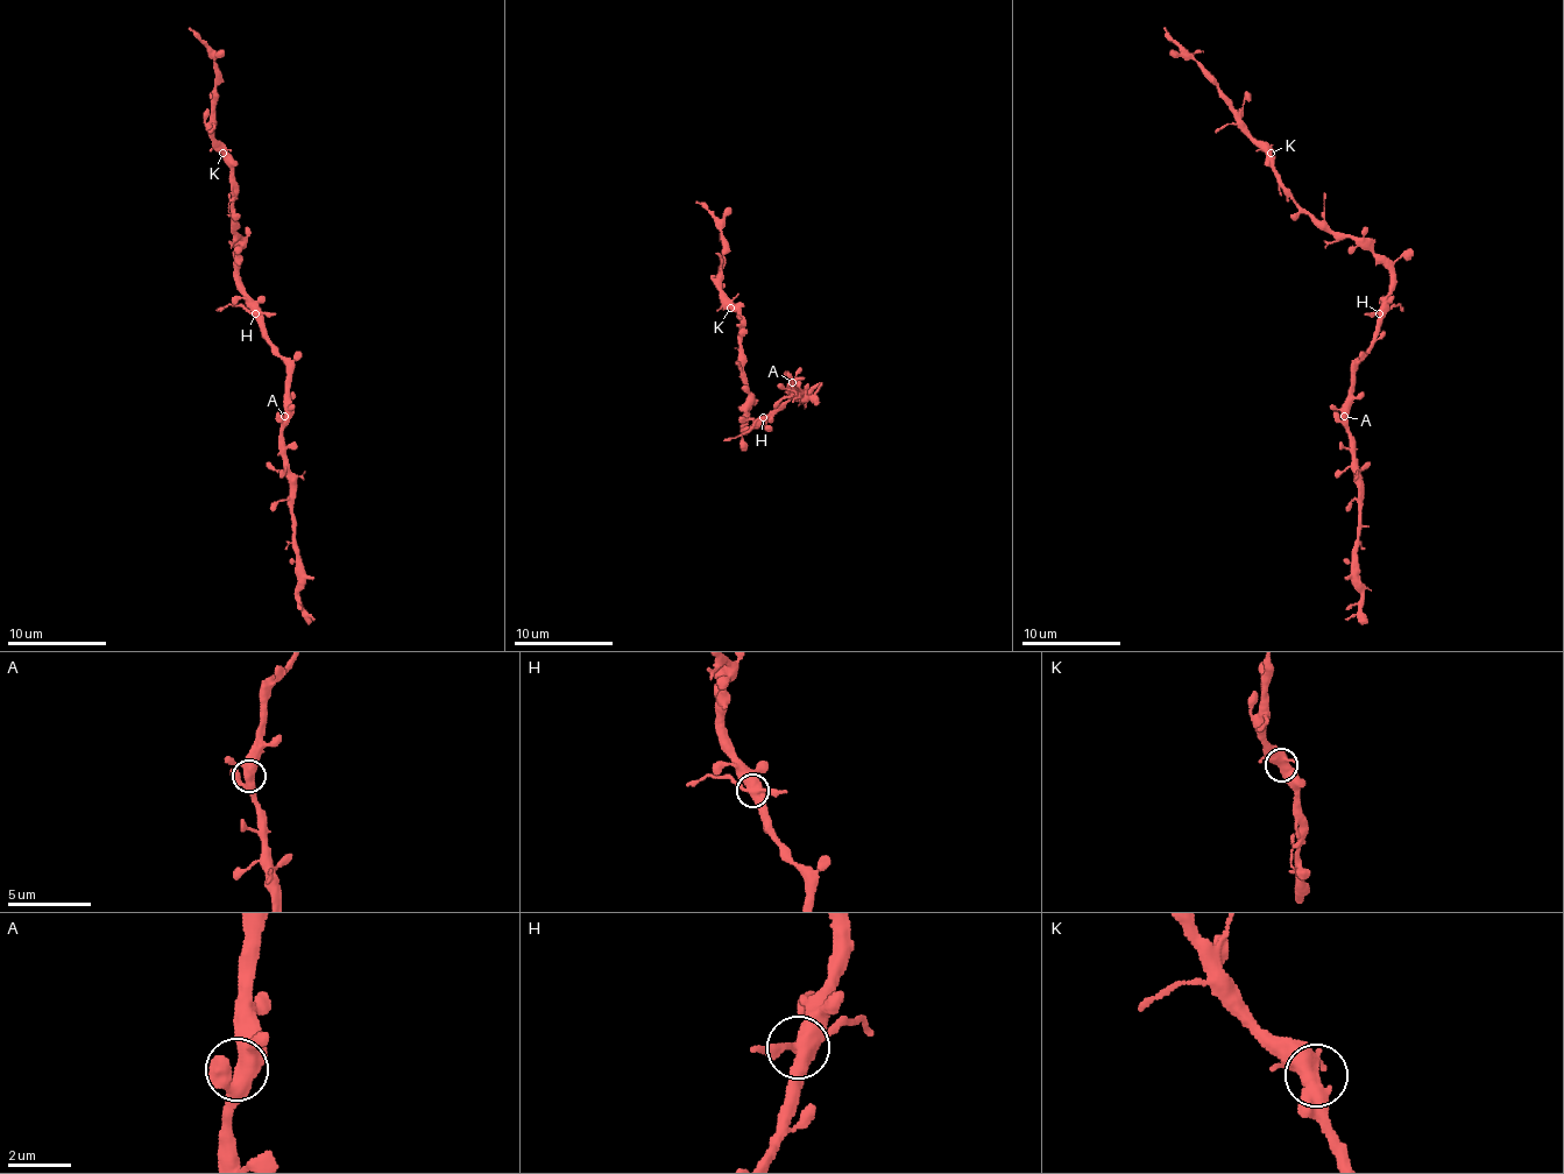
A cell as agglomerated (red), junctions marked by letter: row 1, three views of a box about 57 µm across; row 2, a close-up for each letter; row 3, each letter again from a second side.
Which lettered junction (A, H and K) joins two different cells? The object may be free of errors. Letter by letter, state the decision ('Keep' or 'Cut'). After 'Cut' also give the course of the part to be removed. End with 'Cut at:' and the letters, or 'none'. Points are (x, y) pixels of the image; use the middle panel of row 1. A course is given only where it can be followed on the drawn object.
A: Keep
H: Cut. Course of the part to remove: (762, 416), (747, 431), (722, 440)
K: Keep
Cut at: H

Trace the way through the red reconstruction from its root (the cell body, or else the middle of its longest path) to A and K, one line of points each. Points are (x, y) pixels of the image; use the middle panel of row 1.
A: (752, 426), (777, 411), (794, 394), (792, 382)
K: (752, 426), (744, 426), (747, 376), (742, 369), (740, 312), (730, 308)

